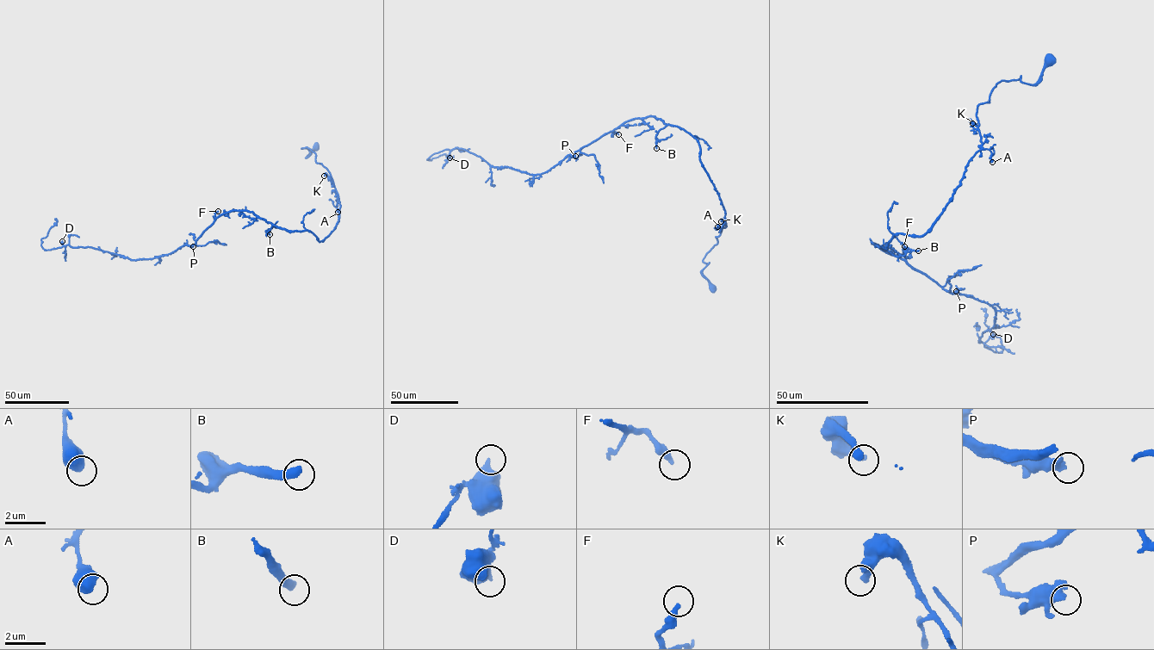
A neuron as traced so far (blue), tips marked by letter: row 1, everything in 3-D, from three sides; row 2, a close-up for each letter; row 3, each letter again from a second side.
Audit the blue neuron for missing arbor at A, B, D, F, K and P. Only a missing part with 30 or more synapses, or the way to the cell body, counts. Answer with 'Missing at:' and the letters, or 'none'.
Missing at: B

